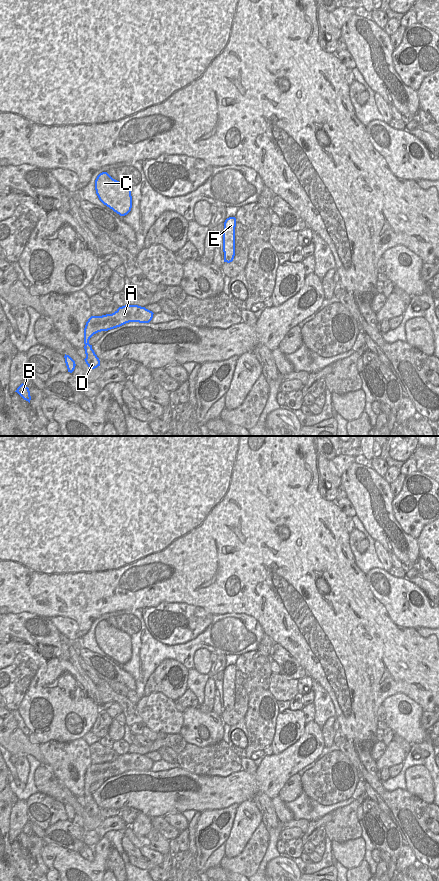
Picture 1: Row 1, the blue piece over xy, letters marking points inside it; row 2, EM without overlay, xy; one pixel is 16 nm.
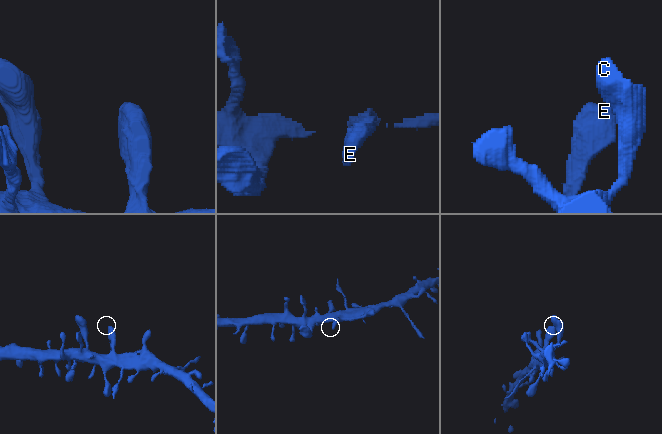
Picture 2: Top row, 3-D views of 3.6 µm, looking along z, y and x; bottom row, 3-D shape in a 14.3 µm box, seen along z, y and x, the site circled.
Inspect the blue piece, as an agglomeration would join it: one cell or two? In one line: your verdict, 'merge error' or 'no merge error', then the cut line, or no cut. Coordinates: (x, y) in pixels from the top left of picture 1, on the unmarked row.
no merge error; cut none

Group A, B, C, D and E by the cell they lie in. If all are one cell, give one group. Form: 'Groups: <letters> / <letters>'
Groups: A B C D E

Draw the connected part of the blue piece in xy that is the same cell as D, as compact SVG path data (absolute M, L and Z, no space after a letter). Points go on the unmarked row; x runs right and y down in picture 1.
M125 753L119 755L114 761L102 764L91 764L84 776L84 807L90 817L100 814L100 808L89 792L90 786L101 779L108 779L120 775L129 770L149 771L153 766L153 760L138 753Z

